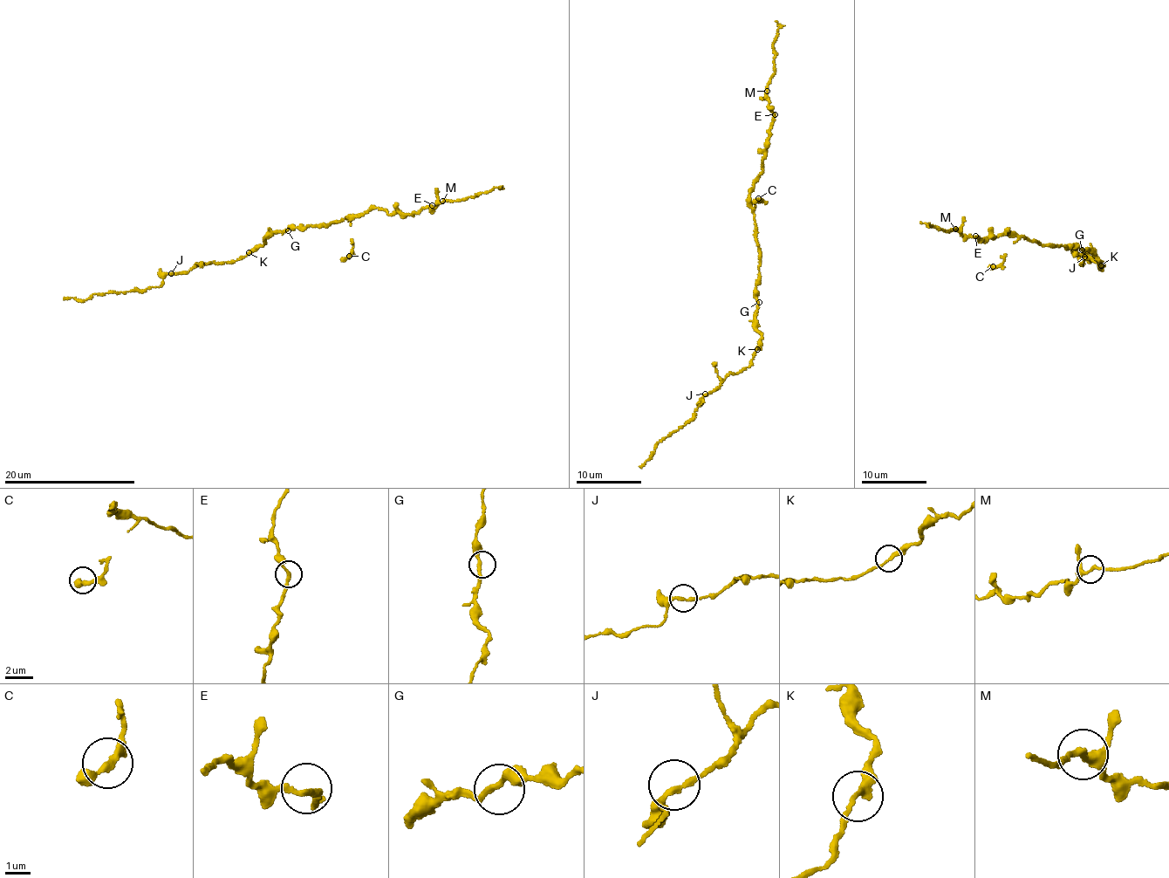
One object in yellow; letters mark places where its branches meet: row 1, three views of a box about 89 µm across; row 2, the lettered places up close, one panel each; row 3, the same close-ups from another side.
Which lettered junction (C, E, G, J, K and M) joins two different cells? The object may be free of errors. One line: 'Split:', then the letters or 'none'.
Split: none

